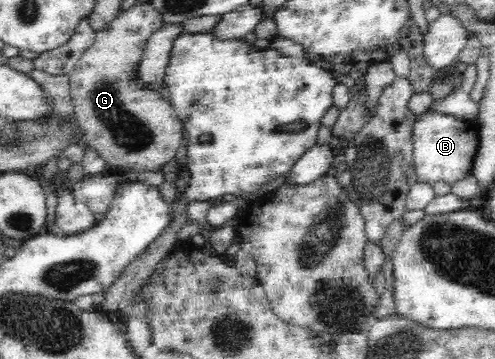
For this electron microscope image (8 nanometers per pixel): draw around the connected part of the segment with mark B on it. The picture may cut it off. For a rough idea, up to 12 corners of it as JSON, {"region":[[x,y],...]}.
{"region":[[426,111],[412,129],[417,182],[472,171],[476,120]]}

